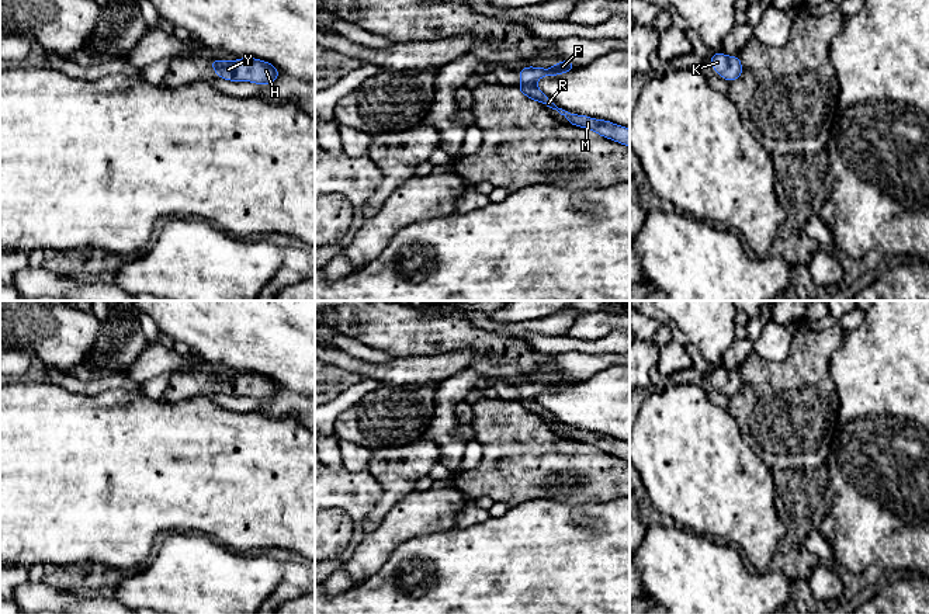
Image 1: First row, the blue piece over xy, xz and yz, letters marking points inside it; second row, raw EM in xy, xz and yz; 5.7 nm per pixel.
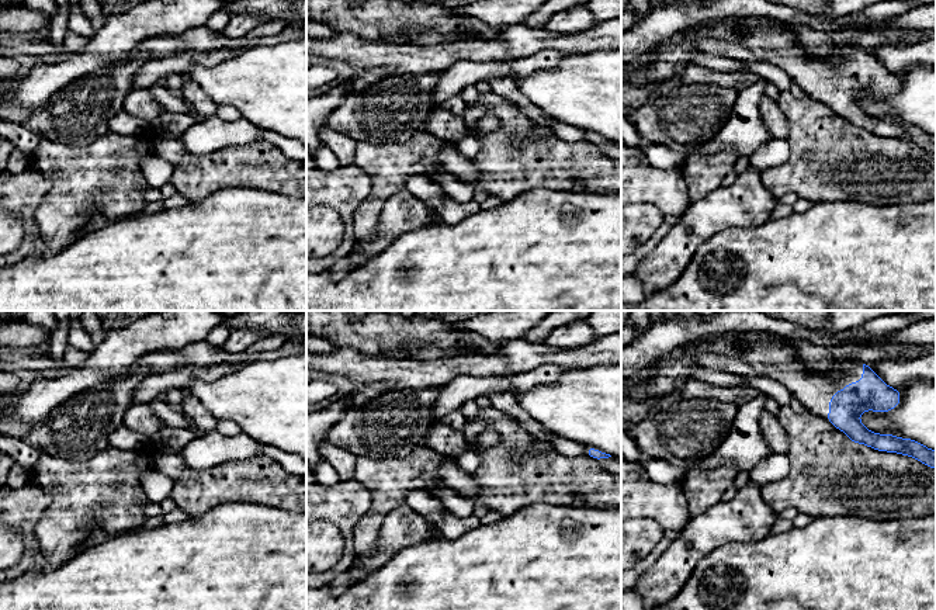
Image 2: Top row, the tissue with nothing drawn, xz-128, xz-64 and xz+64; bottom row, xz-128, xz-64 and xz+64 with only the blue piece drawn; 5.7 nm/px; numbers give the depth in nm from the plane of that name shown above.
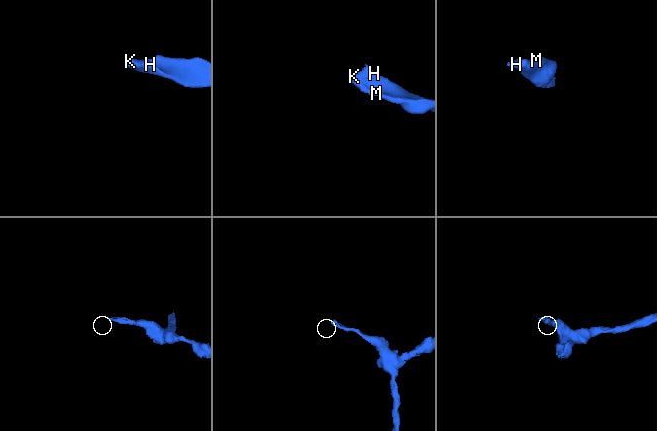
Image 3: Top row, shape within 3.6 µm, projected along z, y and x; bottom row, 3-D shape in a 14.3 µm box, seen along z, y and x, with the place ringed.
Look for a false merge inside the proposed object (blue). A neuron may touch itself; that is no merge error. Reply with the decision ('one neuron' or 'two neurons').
one neuron

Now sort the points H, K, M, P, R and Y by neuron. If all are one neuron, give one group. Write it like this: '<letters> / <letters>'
H K M P R Y

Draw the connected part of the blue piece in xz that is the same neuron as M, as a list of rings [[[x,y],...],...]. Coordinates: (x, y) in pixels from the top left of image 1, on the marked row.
[[[561,60],[550,69],[526,66],[519,72],[520,86],[517,87],[520,93],[528,98],[544,103],[547,107],[557,110],[566,121],[575,126],[592,129],[603,138],[609,138],[614,142],[623,143],[630,148],[630,129],[625,126],[616,125],[610,121],[595,119],[587,115],[571,114],[562,108],[558,108],[538,87],[537,80],[544,76],[558,76],[568,73],[575,69],[575,63],[569,60]]]

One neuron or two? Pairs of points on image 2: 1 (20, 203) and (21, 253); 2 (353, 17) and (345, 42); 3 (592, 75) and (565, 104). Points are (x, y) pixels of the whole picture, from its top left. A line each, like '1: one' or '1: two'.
1: one
2: two
3: one

